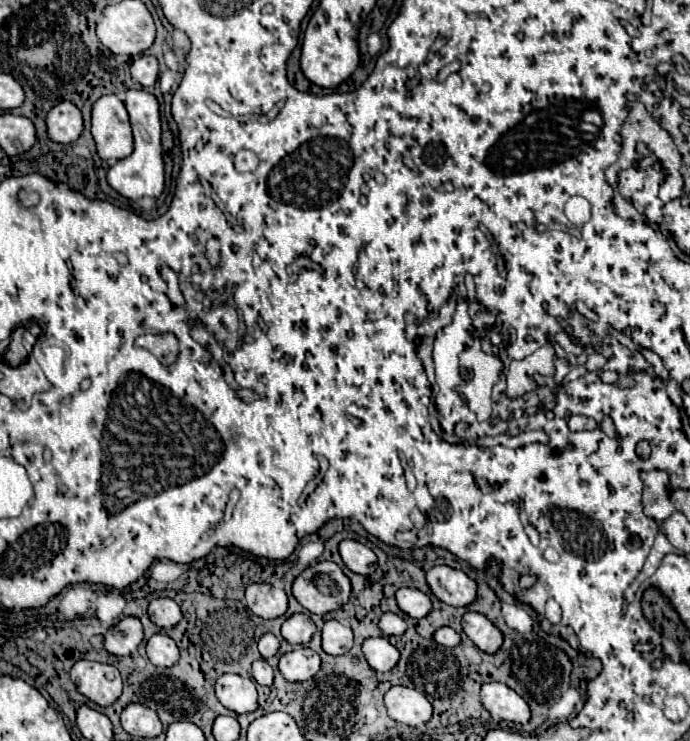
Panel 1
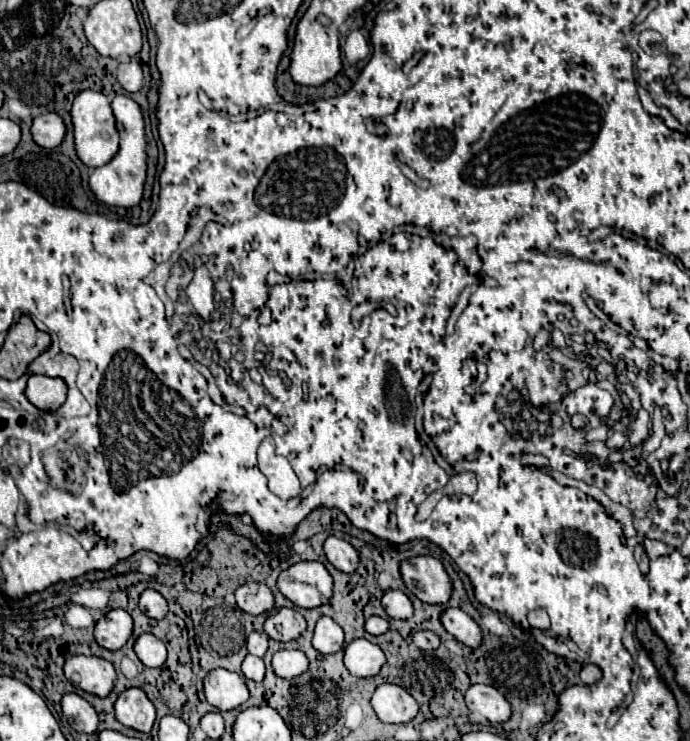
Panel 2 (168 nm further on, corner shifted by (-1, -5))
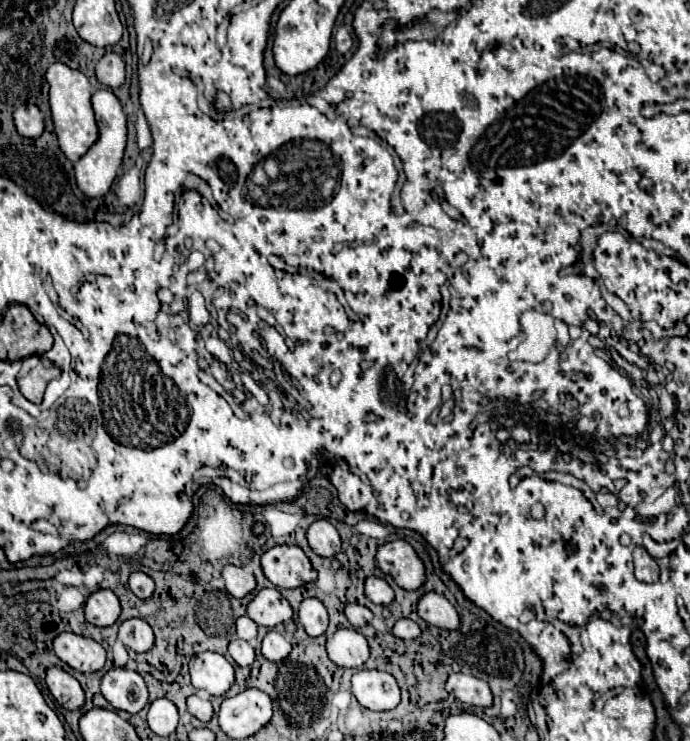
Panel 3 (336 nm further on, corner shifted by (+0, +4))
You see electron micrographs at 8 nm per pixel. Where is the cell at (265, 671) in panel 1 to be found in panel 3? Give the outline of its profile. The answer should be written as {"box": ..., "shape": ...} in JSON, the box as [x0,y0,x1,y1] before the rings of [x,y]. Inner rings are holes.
{"box":[229,639,255,667],"shape":[[[235,639],[235,641],[229,643],[229,655],[241,667],[249,667],[255,661],[255,649],[247,641],[243,641],[243,639]]]}

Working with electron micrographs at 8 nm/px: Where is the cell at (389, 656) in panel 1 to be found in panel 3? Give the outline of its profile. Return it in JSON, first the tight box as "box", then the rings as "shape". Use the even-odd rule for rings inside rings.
{"box":[327,629,371,669],"shape":[[[339,629],[333,637],[329,637],[327,653],[333,663],[351,669],[363,667],[371,655],[365,635],[355,629]]]}

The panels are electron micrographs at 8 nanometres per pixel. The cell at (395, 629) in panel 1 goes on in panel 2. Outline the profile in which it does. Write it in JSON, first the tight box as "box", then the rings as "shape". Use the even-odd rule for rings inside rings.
{"box":[364,616,388,636],"shape":[[[370,616],[370,618],[366,618],[366,622],[364,622],[364,630],[366,630],[368,634],[374,634],[374,636],[384,634],[384,632],[388,630],[388,620],[384,620],[384,618],[380,618],[380,616]]]}

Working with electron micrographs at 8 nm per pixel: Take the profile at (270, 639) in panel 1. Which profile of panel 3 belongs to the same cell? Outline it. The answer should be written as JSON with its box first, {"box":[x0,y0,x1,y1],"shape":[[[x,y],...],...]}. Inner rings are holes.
{"box":[237,617,257,641],"shape":[[[239,617],[237,619],[237,637],[245,639],[245,641],[251,641],[257,637],[257,625],[255,621],[251,621],[249,617]]]}

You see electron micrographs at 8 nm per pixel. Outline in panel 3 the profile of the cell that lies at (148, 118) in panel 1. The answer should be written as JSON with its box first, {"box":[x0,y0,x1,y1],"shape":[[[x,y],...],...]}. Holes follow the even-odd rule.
{"box":[75,89,127,197],"shape":[[[99,89],[93,93],[93,109],[101,135],[97,143],[75,163],[75,177],[79,189],[87,197],[105,197],[123,165],[125,147],[127,147],[127,115],[123,111],[121,101],[115,97],[111,89]]]}

